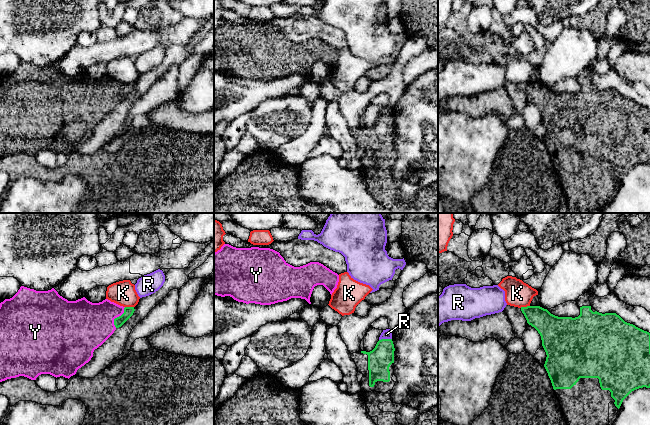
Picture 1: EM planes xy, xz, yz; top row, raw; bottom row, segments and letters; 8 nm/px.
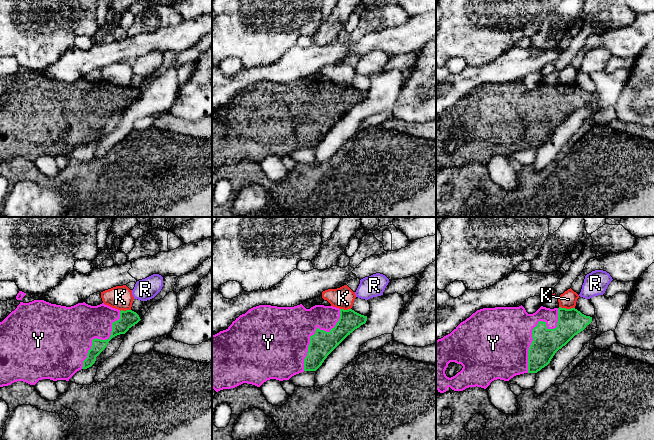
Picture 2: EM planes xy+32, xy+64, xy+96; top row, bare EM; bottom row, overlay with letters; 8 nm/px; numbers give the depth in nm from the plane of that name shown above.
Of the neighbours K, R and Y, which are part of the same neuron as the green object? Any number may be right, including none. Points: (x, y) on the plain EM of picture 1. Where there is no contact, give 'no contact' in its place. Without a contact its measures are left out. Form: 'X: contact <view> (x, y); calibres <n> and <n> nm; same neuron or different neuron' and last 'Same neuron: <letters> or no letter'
K: contact yz (524, 83); calibres 190 and 200 nm; different neuron
R: contact xz (385, 115); calibres 190 and 80 nm; different neuron
Y: contact xy (117, 93); calibres 80 and 380 nm; same neuron
Same neuron: Y

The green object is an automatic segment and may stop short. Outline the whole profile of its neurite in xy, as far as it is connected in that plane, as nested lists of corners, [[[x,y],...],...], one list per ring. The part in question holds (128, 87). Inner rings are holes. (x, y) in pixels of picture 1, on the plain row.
[[[21,62],[12,74],[0,79],[0,158],[19,152],[36,156],[41,150],[69,155],[91,136],[94,126],[121,103],[134,87],[134,83],[123,83],[108,75],[99,79],[92,79],[85,73],[68,77],[54,64],[48,67],[36,67]]]

